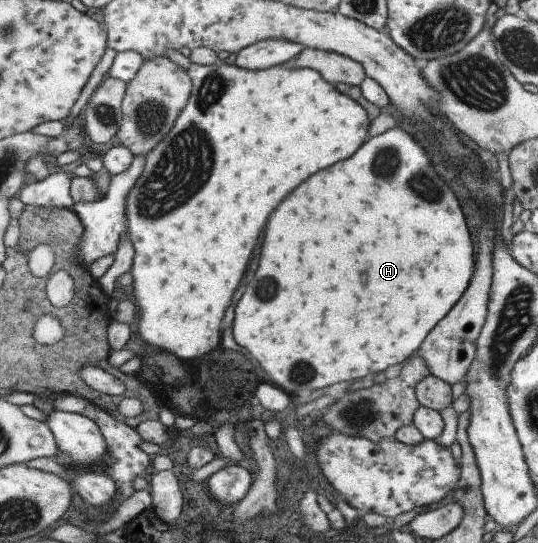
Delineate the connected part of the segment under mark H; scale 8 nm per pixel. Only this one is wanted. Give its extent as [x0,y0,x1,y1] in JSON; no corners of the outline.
[232,127,474,397]

